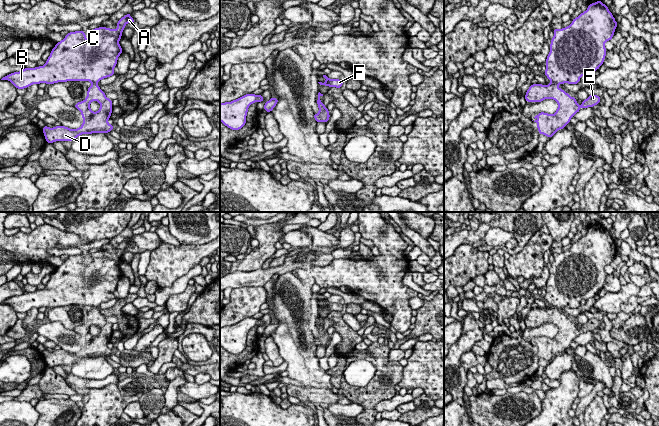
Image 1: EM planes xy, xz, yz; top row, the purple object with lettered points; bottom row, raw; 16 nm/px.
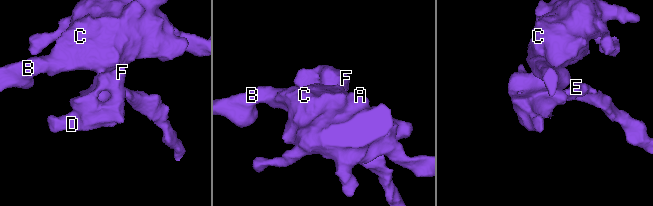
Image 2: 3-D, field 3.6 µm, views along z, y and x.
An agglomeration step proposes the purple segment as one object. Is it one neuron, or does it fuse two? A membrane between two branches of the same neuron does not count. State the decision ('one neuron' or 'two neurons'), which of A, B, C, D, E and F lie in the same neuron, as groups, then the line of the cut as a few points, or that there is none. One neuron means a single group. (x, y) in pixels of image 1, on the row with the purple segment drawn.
two neurons; A B C / D E F; cut in yz along (554, 82), (557, 84)

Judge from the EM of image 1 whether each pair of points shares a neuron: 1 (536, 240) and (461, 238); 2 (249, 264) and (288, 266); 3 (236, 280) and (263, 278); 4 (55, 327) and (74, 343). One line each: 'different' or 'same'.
1: different
2: different
3: same
4: same

